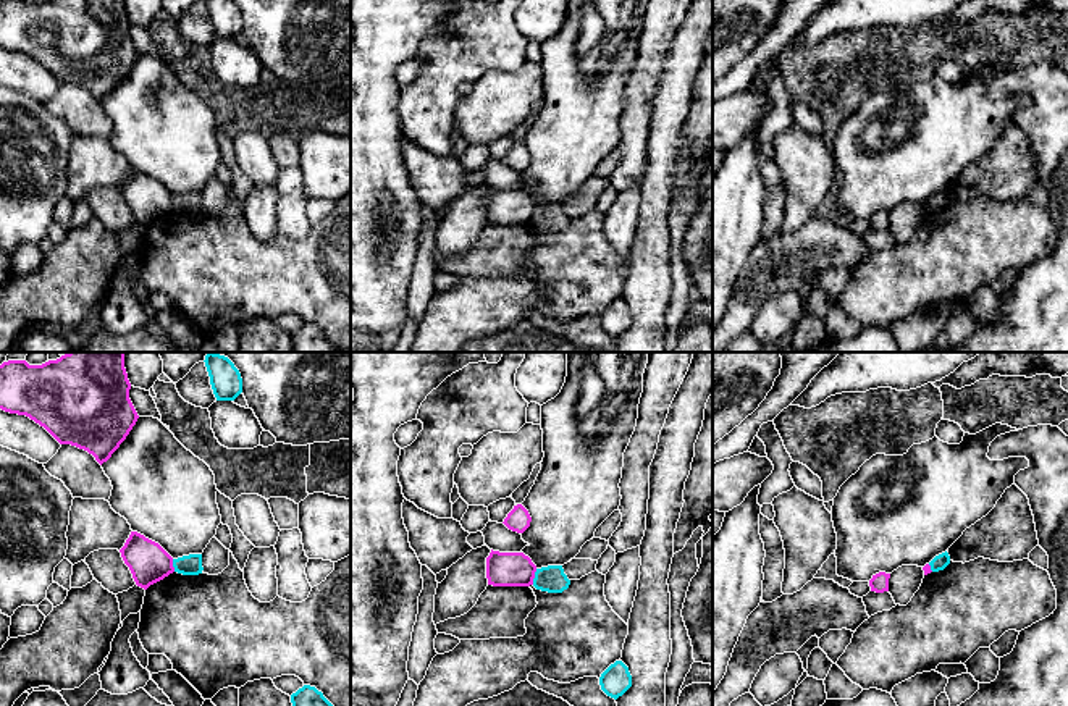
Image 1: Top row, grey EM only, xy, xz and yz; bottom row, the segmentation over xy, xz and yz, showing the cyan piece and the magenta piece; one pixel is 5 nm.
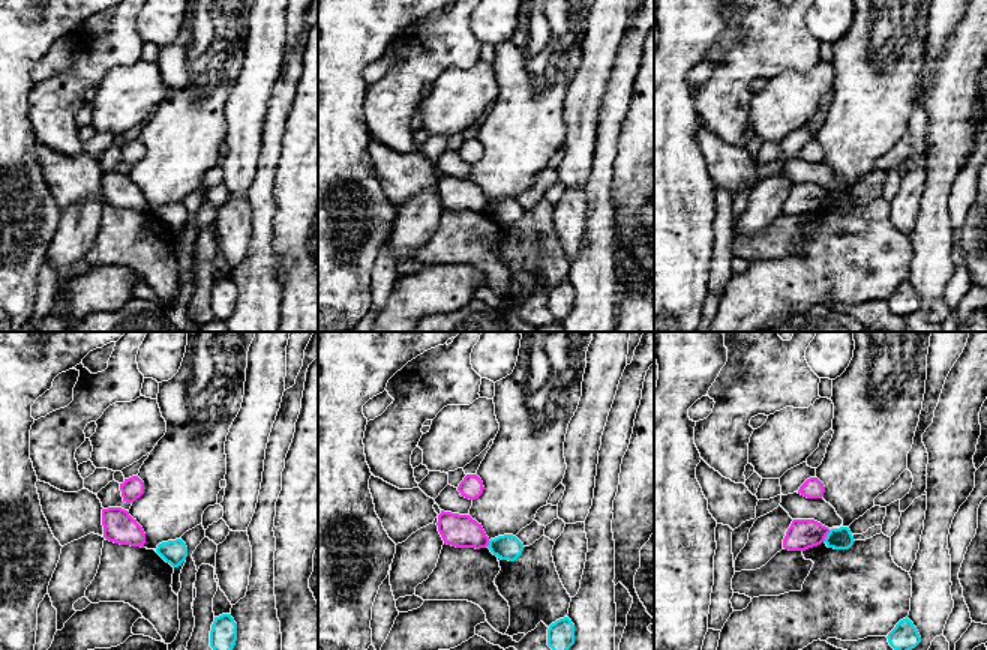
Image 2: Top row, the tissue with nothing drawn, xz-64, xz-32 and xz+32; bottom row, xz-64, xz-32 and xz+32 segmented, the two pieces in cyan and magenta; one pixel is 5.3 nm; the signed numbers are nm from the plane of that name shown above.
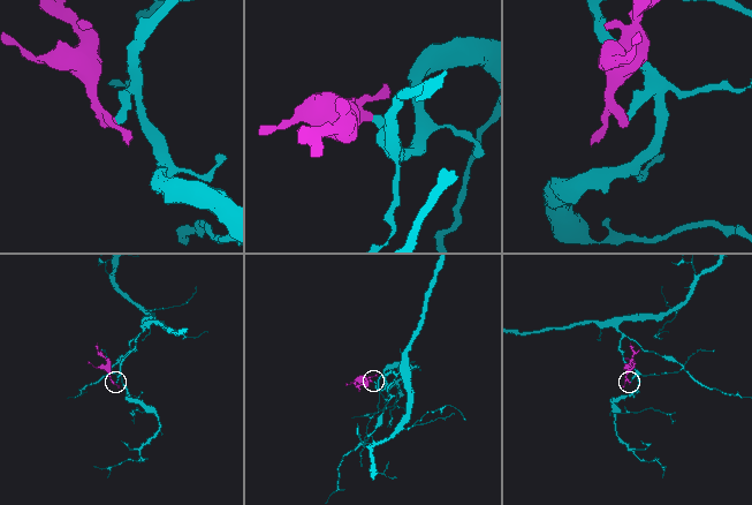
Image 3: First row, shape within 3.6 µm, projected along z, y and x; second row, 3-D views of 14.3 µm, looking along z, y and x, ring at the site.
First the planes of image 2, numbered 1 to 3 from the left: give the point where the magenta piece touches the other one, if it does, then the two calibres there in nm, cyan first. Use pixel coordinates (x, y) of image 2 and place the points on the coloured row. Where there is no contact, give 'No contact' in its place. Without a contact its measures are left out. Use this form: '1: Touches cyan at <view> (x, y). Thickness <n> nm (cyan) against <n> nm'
1: No contact
2: Touches cyan at xz-32 (489, 544). Thickness 140 nm (cyan) against 180 nm
3: Touches cyan at xz+32 (827, 536). Thickness 120 nm (cyan) against 160 nm

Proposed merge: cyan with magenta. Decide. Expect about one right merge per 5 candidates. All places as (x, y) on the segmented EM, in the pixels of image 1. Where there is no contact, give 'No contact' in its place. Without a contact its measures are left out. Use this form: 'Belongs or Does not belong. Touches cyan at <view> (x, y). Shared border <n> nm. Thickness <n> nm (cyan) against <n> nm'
Does not belong. Touches cyan at xz (535, 577). Shared border 80 nm. Thickness 140 nm (cyan) against 180 nm

